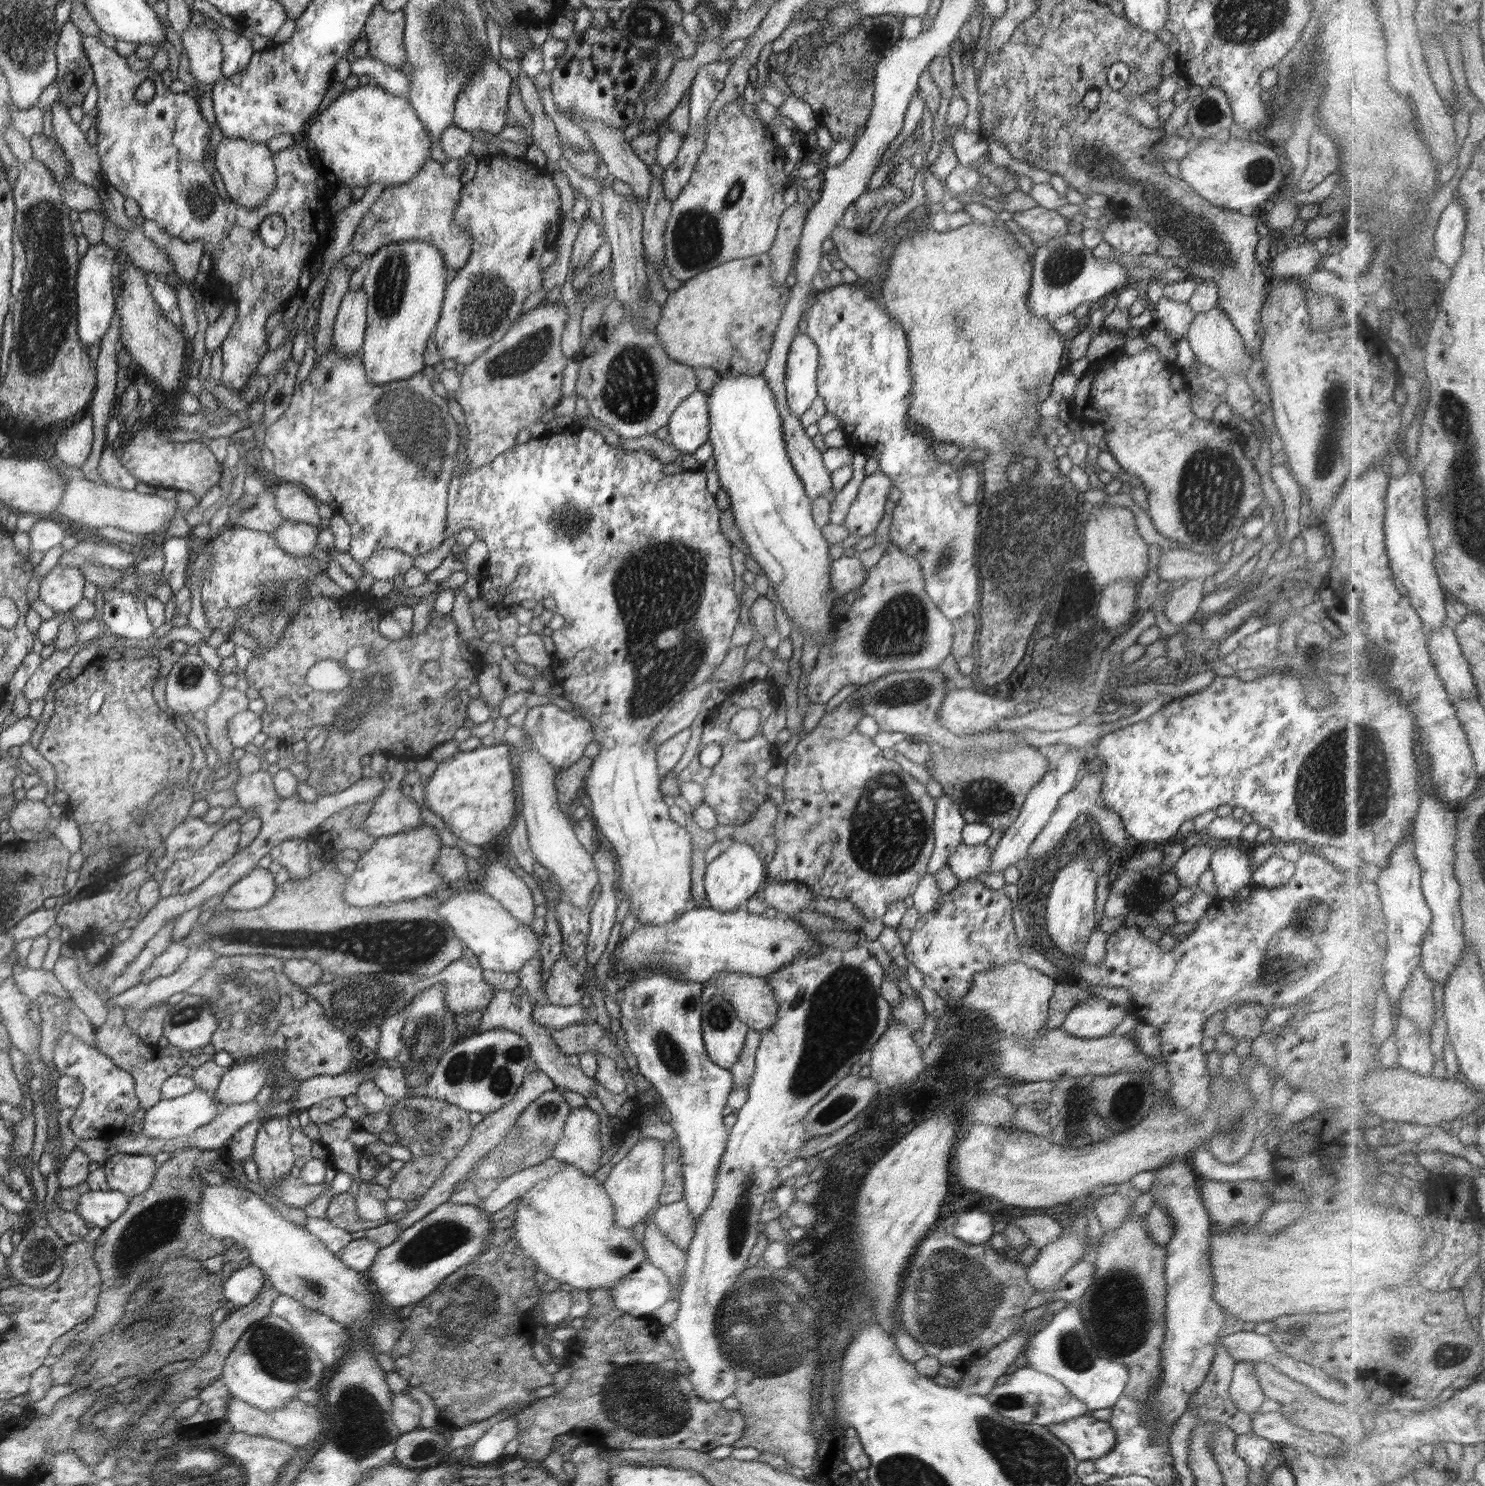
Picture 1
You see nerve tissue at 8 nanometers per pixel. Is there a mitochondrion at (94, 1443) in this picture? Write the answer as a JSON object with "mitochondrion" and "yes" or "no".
{"mitochondrion":"yes"}

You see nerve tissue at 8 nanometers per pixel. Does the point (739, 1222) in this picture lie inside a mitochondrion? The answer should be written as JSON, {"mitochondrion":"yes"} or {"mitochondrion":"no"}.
{"mitochondrion":"yes"}

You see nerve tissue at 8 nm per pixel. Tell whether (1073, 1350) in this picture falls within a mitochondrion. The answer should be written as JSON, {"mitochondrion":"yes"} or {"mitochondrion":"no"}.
{"mitochondrion":"yes"}

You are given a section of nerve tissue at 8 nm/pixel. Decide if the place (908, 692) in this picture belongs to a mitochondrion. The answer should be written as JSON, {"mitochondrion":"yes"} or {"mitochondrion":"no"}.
{"mitochondrion":"yes"}

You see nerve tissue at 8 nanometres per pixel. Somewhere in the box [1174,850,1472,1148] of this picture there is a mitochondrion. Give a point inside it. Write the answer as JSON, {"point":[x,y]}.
{"point":[1306,915]}

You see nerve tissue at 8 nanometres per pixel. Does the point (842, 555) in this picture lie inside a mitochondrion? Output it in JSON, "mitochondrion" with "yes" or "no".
{"mitochondrion":"no"}

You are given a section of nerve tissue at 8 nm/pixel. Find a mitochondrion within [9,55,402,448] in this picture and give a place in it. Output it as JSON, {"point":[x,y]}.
{"point":[47,300]}

